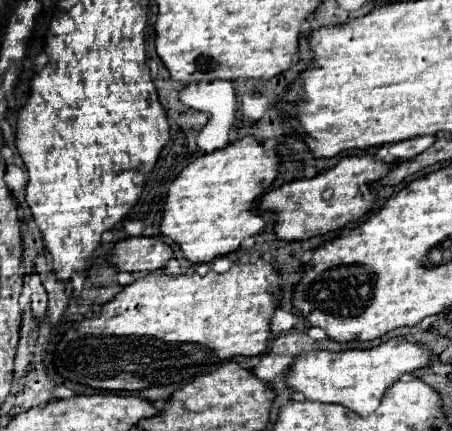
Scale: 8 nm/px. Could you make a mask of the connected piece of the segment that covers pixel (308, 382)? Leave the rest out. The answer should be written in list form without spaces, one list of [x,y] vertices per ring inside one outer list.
[[[392,337],[370,349],[346,351],[312,351],[294,359],[288,373],[288,387],[300,391],[310,401],[340,403],[358,415],[370,415],[382,403],[388,387],[400,381],[402,375],[414,373],[432,361],[432,351],[424,343],[406,337]]]

